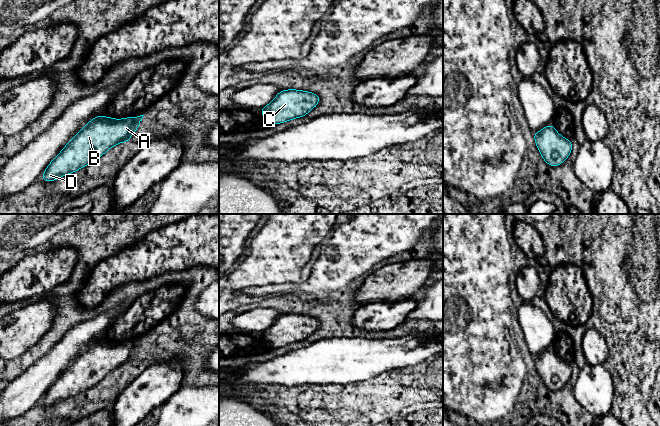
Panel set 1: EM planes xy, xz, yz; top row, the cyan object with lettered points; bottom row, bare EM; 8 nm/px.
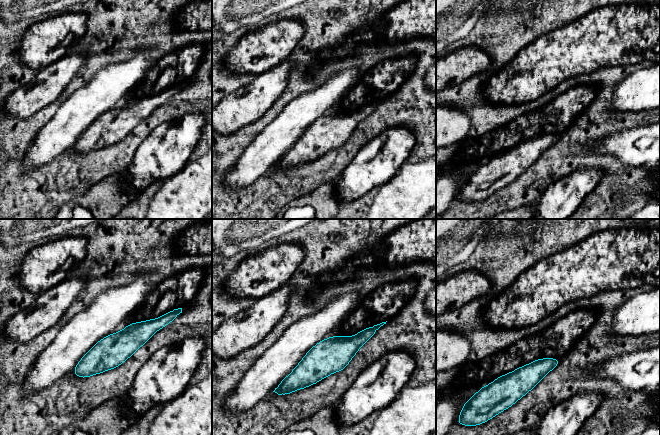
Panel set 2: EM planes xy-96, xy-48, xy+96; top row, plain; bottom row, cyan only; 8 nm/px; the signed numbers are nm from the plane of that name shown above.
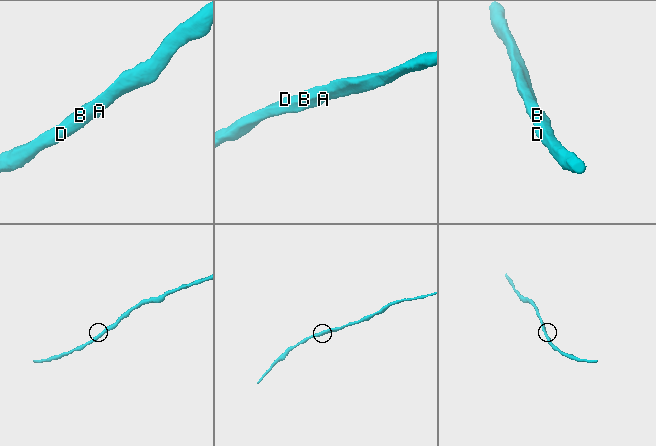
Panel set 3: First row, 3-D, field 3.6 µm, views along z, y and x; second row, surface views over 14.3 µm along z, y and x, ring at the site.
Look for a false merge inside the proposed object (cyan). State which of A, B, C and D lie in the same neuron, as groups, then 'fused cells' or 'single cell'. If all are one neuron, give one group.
groups A B C D; single cell

